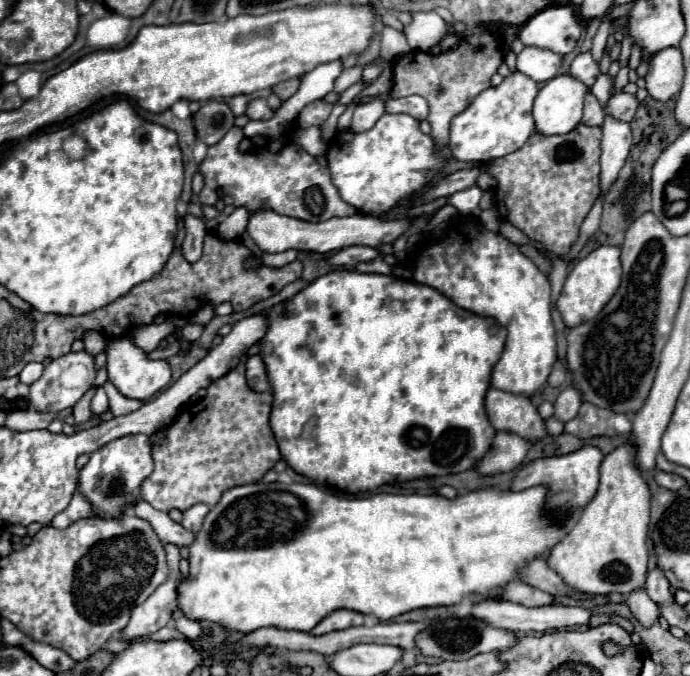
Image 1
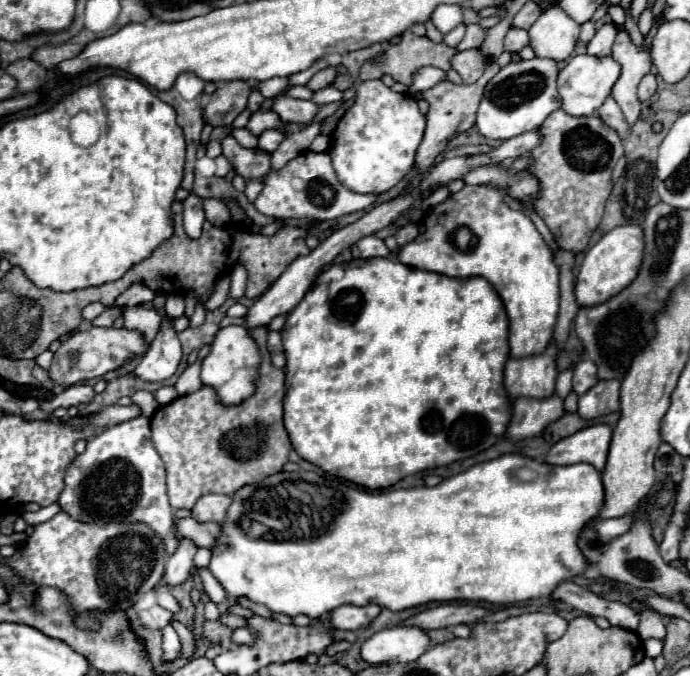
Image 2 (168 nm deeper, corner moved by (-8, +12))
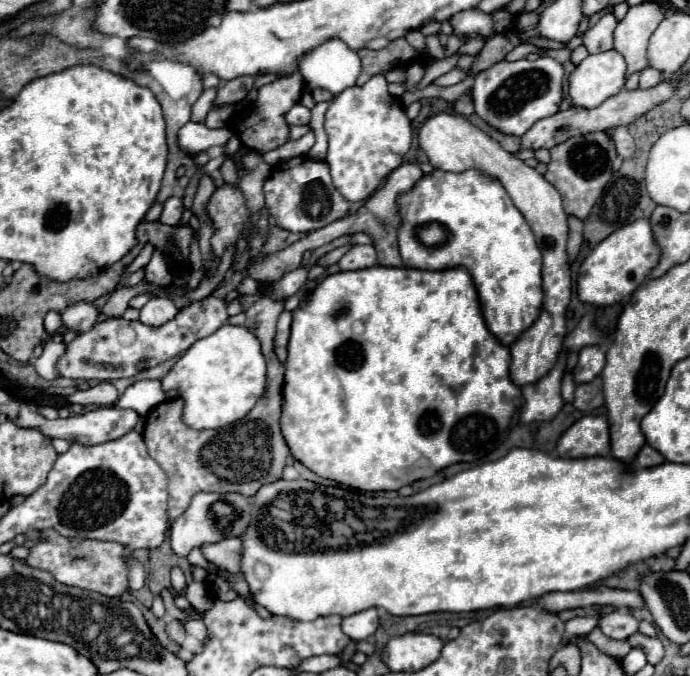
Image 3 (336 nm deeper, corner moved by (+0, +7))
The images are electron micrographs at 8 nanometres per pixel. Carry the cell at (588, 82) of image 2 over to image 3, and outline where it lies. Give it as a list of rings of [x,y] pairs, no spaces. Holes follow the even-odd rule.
[[[615,49],[589,55],[569,77],[569,95],[573,105],[593,109],[619,93],[625,85],[627,63]]]

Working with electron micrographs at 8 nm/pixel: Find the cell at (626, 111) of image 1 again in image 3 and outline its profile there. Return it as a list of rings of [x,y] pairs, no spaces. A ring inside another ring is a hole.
[[[645,67],[643,71],[641,71],[641,81],[639,81],[639,87],[641,89],[649,89],[649,87],[653,87],[653,85],[657,85],[659,81],[663,81],[663,73],[659,73],[655,67]]]

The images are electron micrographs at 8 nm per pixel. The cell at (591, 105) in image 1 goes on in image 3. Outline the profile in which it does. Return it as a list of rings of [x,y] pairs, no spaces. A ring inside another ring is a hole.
[[[617,127],[615,131],[611,131],[611,137],[615,141],[615,147],[617,147],[619,157],[631,159],[635,155],[635,141],[633,141],[631,133],[625,127]]]

